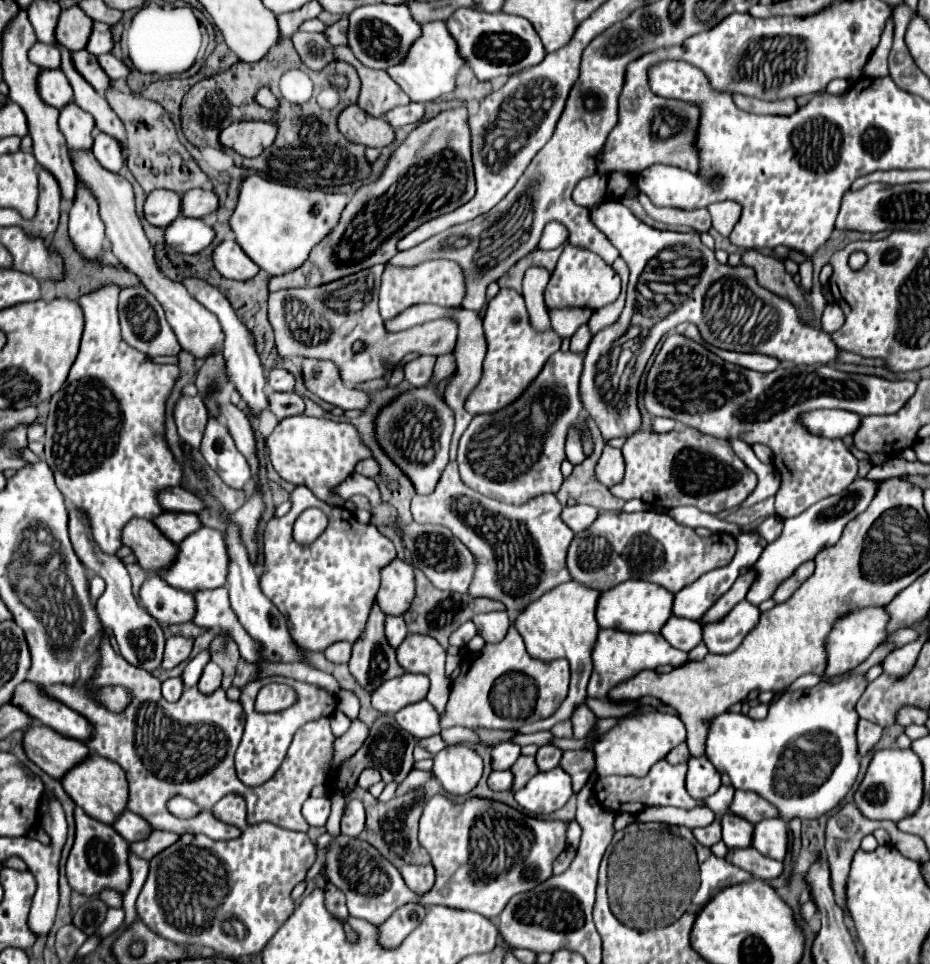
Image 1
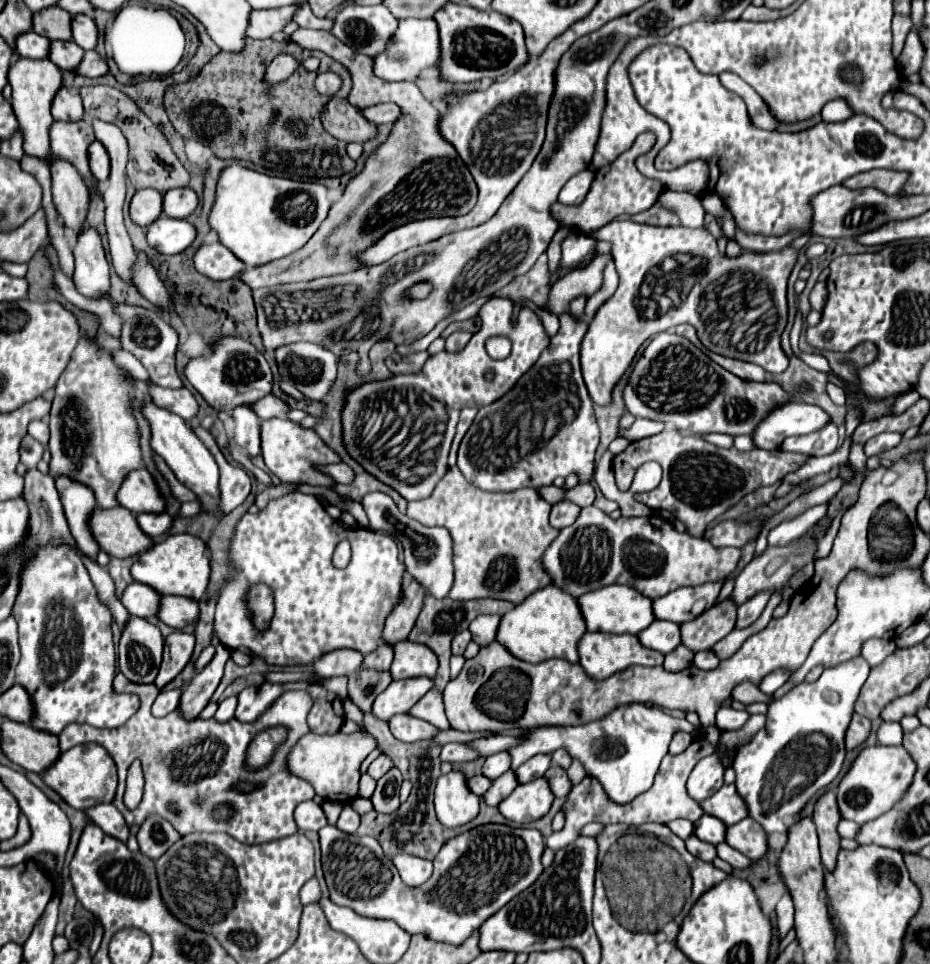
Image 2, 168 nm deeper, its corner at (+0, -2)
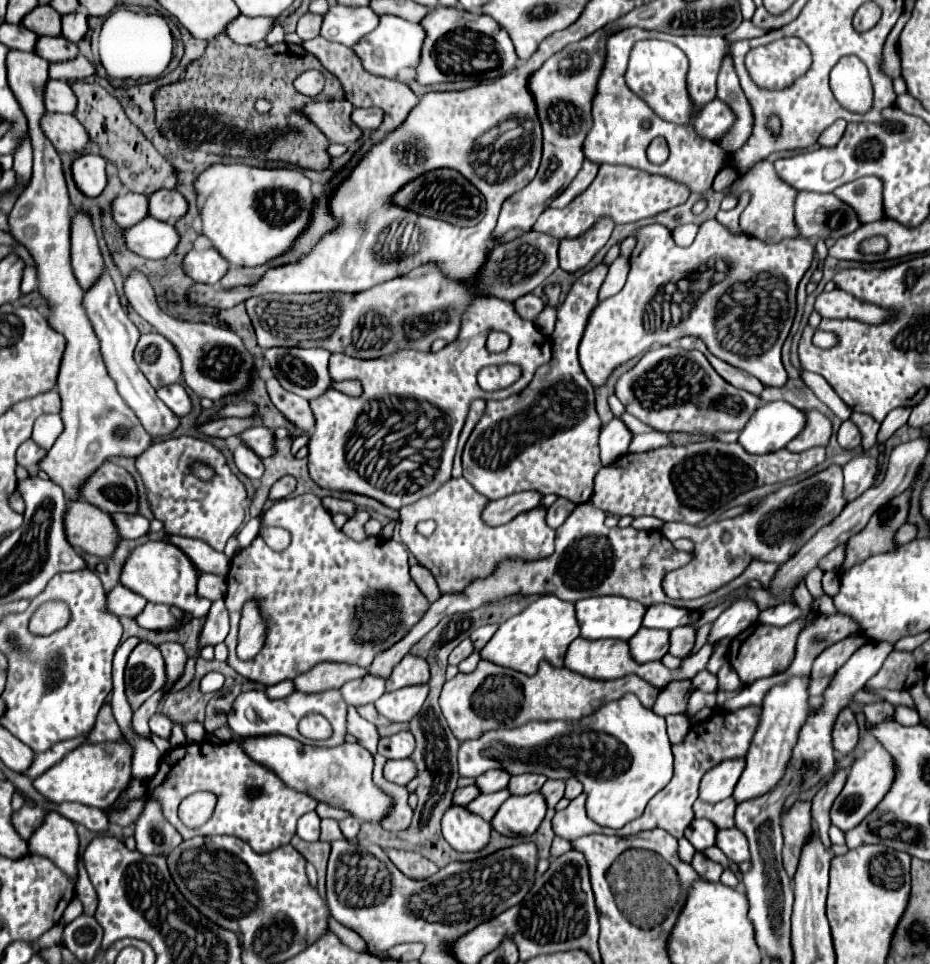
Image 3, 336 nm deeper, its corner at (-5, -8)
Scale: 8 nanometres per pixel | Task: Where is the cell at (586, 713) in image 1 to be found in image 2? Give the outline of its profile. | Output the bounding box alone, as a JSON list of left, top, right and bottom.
[567,759,587,786]

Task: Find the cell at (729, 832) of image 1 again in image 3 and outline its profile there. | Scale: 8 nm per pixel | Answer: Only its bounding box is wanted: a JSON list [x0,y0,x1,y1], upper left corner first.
[685,820,717,850]

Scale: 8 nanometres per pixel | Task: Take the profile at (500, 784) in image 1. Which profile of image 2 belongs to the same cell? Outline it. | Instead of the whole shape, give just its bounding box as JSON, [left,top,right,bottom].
[468,776,492,796]

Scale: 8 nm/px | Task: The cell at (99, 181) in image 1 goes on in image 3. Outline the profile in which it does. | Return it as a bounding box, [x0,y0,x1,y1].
[41,112,89,152]

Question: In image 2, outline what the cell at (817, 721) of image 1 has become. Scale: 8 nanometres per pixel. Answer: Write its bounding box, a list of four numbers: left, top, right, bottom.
[732,656,870,834]

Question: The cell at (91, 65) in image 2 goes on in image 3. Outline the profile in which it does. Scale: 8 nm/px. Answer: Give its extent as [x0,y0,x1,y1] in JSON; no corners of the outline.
[49,56,95,80]

